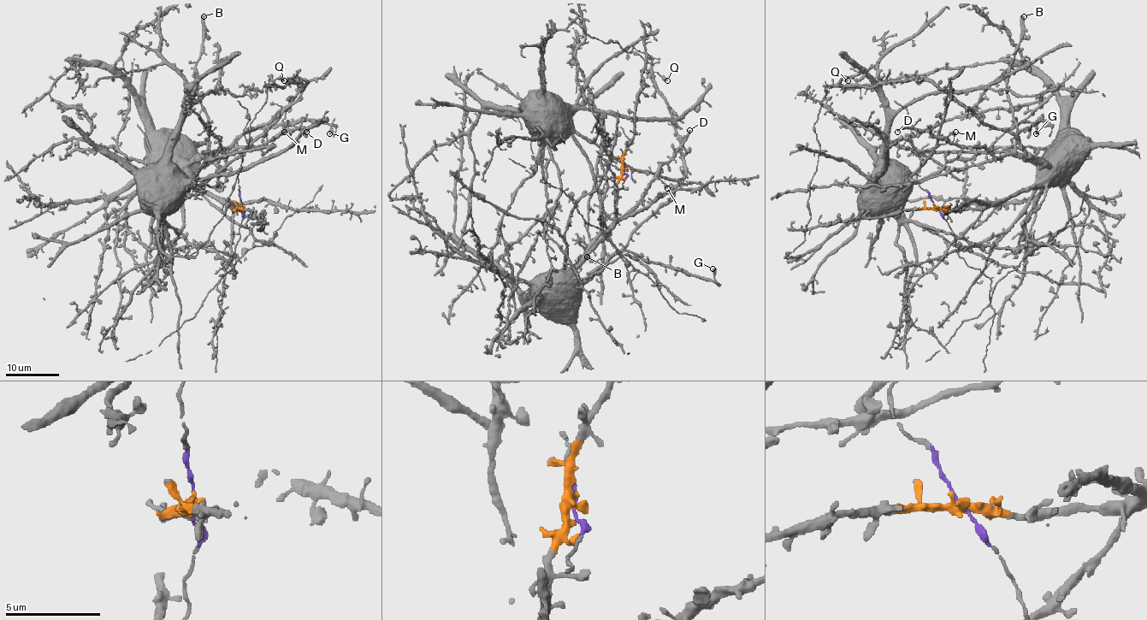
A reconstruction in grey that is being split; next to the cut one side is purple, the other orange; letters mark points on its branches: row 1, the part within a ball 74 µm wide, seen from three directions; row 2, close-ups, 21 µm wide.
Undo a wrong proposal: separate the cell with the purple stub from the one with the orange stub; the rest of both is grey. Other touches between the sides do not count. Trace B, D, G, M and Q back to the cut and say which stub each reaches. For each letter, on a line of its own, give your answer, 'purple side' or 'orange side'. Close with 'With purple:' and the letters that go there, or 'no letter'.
B: orange side
D: orange side
G: orange side
M: orange side
Q: orange side
With purple: no letter

